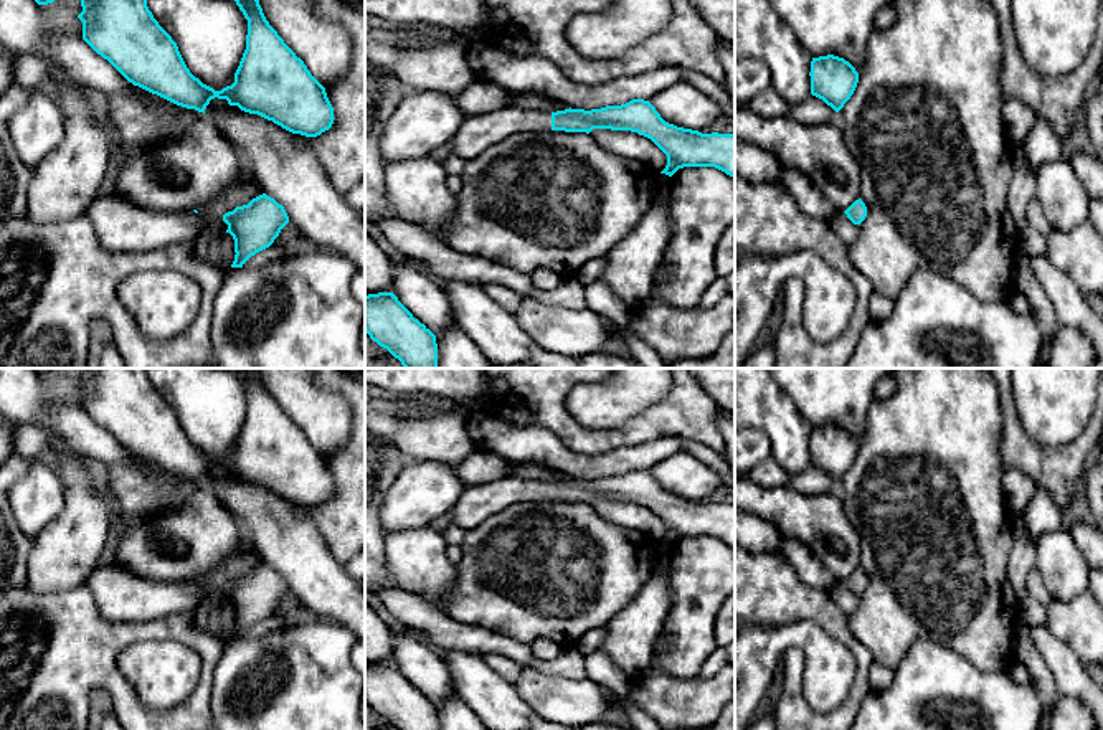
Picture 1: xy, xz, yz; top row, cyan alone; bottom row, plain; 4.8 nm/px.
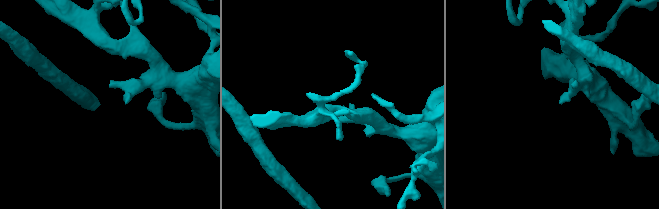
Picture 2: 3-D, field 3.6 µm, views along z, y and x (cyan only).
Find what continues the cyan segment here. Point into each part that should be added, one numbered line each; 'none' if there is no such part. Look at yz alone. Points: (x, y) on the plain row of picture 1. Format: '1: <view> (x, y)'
none

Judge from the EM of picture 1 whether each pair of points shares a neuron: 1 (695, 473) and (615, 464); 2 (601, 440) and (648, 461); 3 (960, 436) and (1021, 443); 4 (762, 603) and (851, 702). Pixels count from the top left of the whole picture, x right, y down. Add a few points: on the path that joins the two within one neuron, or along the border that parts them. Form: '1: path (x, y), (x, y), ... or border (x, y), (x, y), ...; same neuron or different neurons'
1: border (682, 450), (648, 469); different neurons
2: border (658, 438), (639, 441), (633, 446), (582, 455); different neurons
3: border (999, 402), (1003, 415), (999, 463), (1004, 469); different neurons
4: path (800, 603), (813, 603), (856, 646), (862, 664); same neuron

